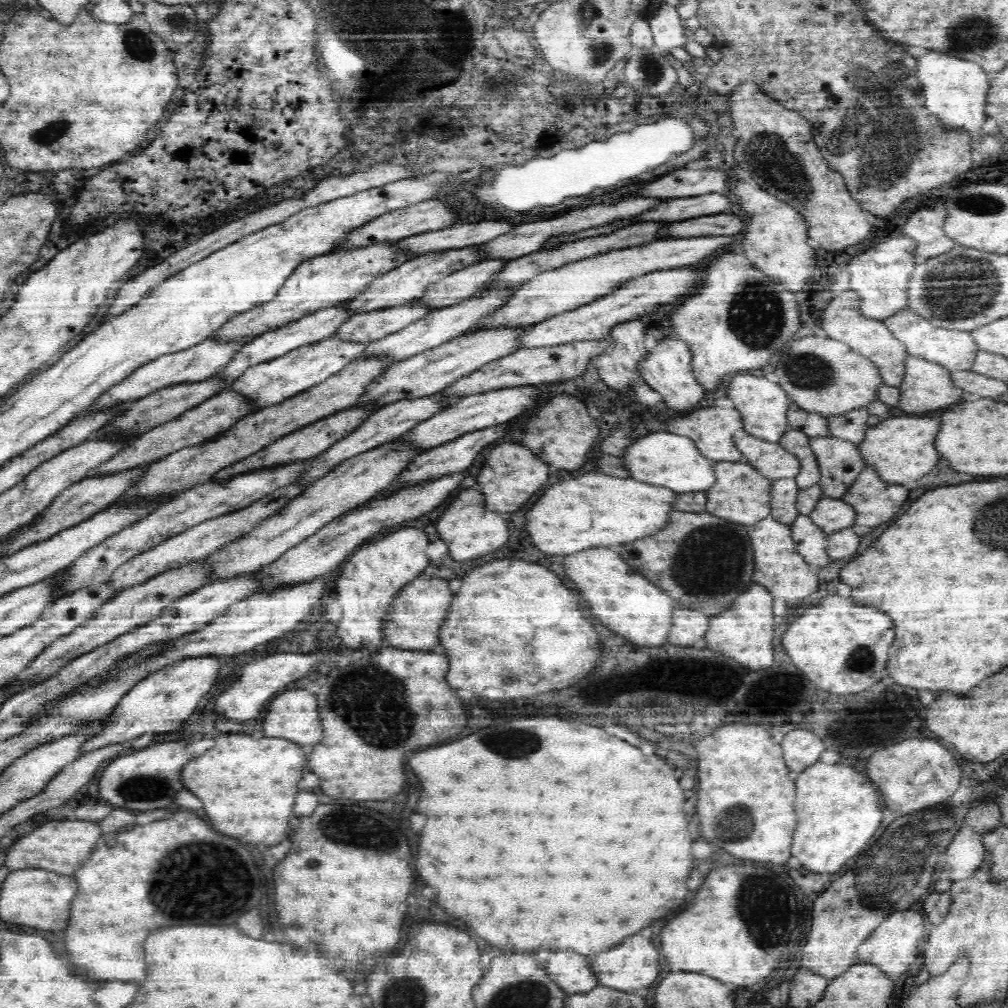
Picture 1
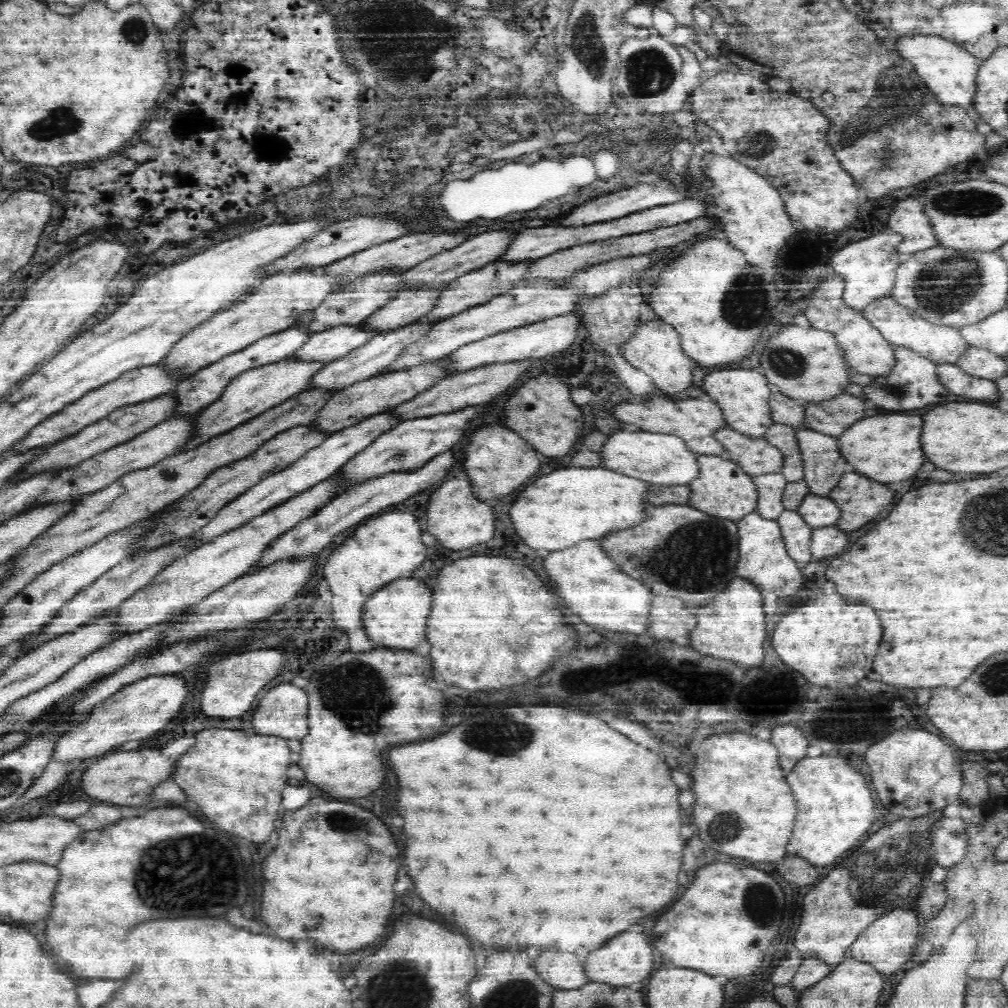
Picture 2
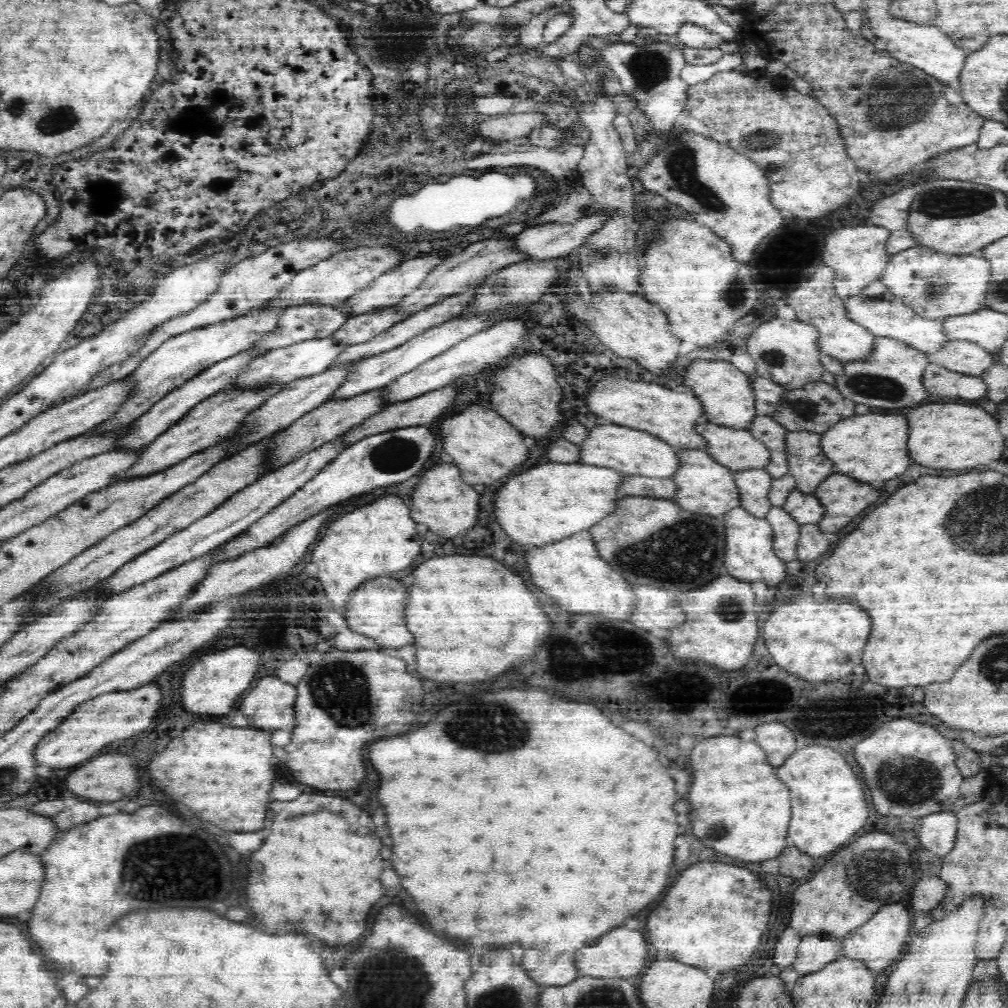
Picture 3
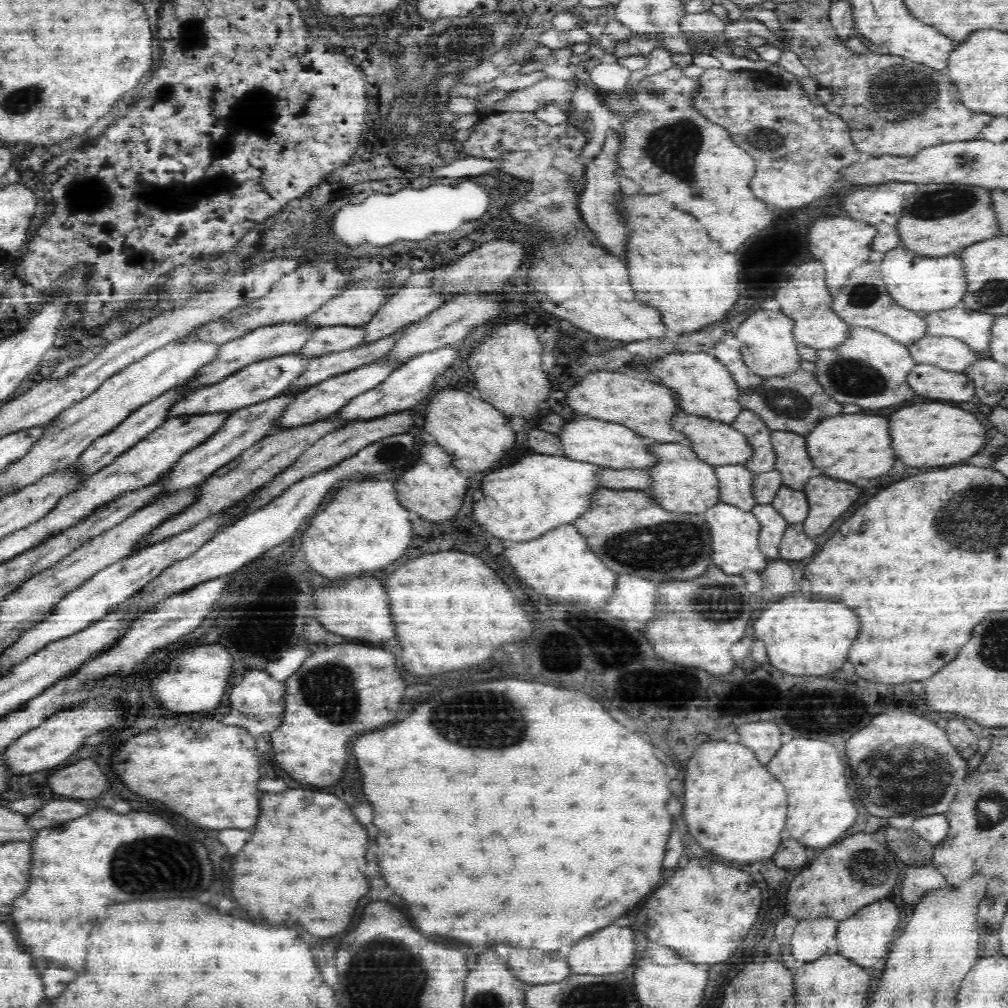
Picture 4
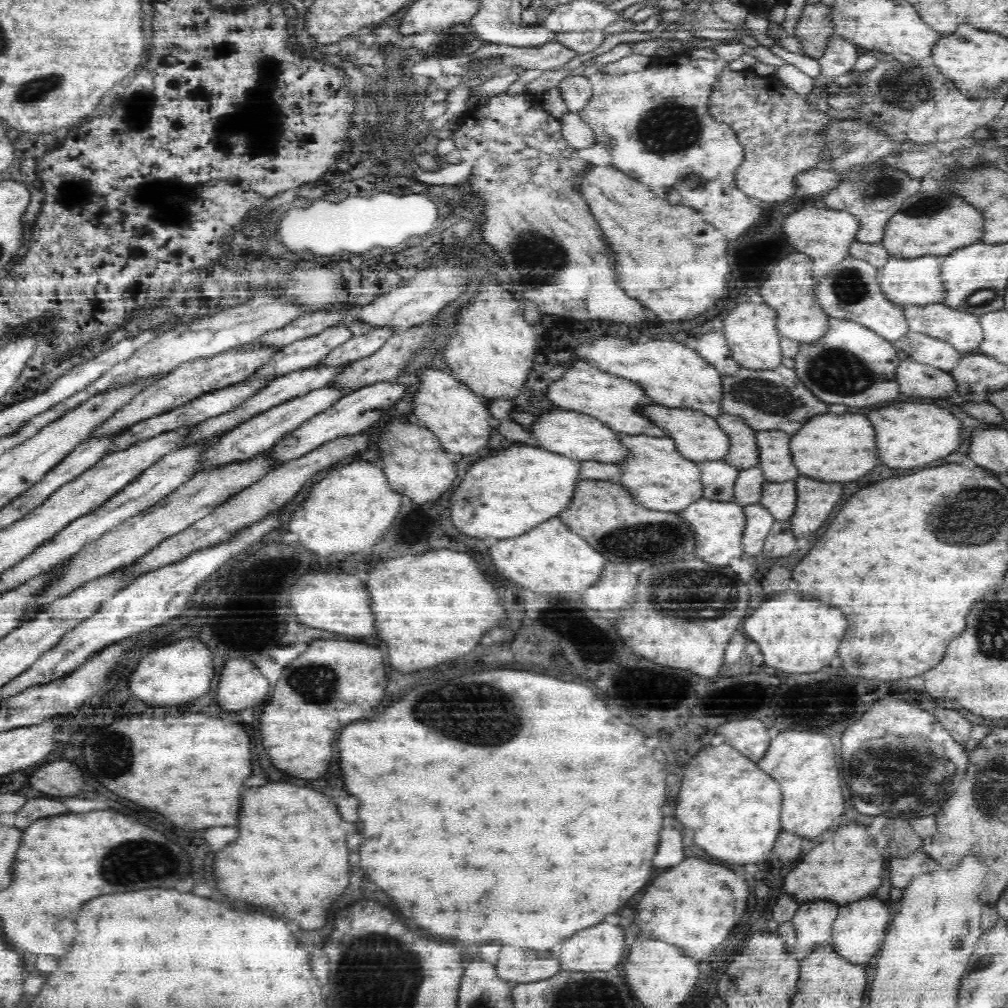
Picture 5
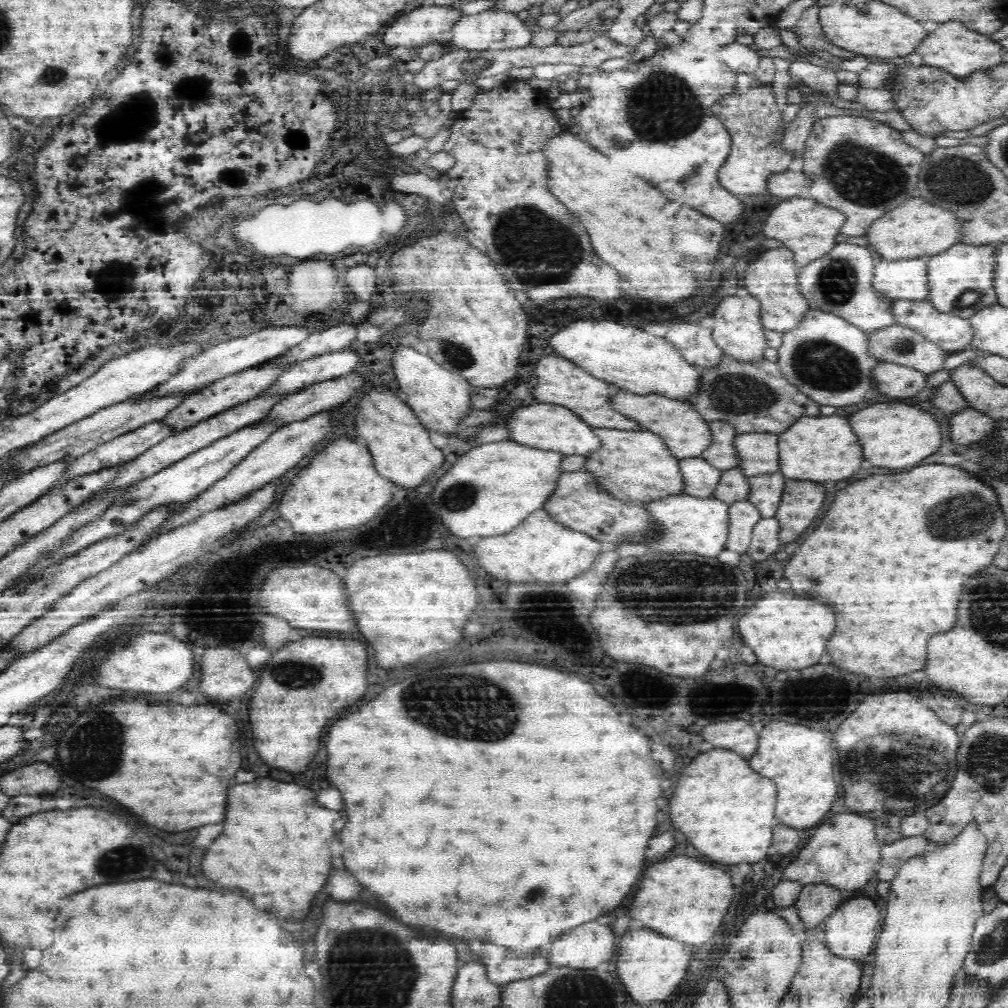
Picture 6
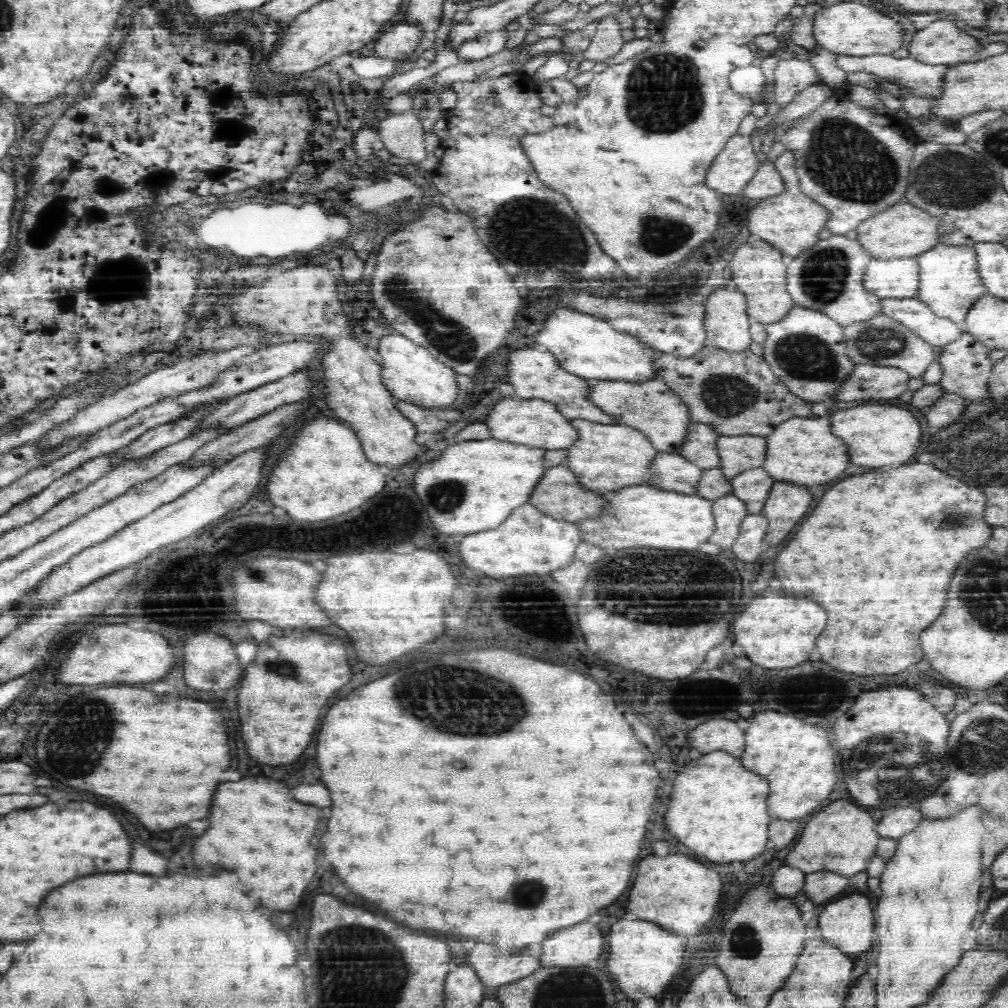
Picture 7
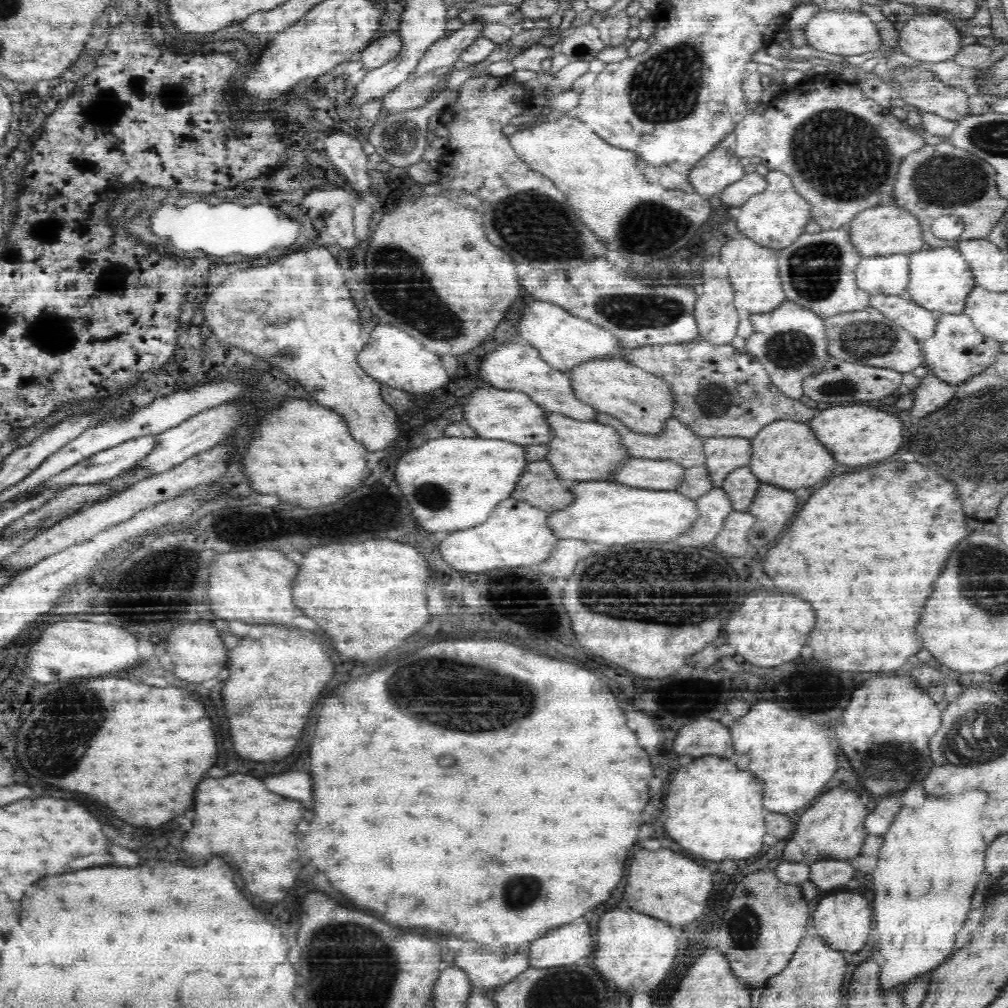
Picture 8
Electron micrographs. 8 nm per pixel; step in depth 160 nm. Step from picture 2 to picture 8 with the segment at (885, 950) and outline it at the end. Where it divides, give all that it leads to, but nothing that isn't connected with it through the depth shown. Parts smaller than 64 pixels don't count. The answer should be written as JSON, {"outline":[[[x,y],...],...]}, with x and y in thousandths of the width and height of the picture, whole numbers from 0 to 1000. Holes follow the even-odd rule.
{"outline":[[[838,884],[830,887],[820,887],[815,890],[811,896],[806,911],[813,931],[821,937],[821,940],[851,944],[859,937],[859,929],[864,924],[865,904],[863,895],[857,889]]]}

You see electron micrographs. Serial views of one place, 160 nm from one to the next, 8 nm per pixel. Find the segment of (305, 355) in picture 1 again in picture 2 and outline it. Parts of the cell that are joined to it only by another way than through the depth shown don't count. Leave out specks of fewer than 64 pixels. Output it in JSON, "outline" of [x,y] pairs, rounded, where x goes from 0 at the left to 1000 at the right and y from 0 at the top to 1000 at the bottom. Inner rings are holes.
{"outline":[[[281,356],[237,371],[225,381],[222,389],[220,389],[218,395],[214,396],[214,399],[207,400],[190,417],[190,433],[183,440],[177,441],[173,449],[194,445],[195,442],[209,438],[210,435],[217,434],[218,431],[233,426],[236,422],[248,418],[249,415],[268,407],[271,403],[276,403],[286,395],[304,388],[310,373],[322,363],[317,359]]]}

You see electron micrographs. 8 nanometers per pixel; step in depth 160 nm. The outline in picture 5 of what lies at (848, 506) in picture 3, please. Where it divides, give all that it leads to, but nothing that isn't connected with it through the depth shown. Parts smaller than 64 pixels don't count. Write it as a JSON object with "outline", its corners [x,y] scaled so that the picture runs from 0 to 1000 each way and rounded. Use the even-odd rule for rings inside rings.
{"outline":[[[796,471],[789,474],[788,484],[790,496],[783,512],[783,524],[789,535],[802,535],[821,514],[835,486],[833,479],[811,477]]]}

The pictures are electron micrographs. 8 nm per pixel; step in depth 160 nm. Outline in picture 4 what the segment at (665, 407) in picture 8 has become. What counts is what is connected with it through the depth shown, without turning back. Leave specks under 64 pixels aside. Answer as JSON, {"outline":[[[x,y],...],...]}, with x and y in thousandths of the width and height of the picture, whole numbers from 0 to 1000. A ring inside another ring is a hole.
{"outline":[[[677,407],[668,412],[668,415],[664,417],[664,421],[672,427],[672,430],[679,432],[684,444],[687,444],[687,448],[690,449],[690,453],[707,463],[737,460],[745,451],[742,438],[734,430],[731,430],[730,426],[726,425],[726,422],[683,411]]]}

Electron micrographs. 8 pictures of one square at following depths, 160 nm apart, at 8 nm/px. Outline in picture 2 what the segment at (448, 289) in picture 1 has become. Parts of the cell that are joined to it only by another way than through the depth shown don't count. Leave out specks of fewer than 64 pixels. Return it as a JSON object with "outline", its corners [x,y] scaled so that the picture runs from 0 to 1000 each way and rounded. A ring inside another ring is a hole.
{"outline":[[[407,287],[397,289],[394,296],[359,319],[358,325],[366,329],[387,329],[411,320],[415,315],[427,311],[435,302],[438,290],[433,287]]]}

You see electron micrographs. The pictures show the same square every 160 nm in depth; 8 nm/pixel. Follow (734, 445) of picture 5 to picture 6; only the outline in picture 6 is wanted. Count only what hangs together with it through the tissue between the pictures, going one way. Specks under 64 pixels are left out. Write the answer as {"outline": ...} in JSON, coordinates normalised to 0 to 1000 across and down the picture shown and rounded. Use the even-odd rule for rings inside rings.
{"outline":[[[716,418],[703,419],[702,427],[702,442],[694,448],[694,454],[713,467],[730,463],[730,453],[726,450],[726,435],[731,430]]]}

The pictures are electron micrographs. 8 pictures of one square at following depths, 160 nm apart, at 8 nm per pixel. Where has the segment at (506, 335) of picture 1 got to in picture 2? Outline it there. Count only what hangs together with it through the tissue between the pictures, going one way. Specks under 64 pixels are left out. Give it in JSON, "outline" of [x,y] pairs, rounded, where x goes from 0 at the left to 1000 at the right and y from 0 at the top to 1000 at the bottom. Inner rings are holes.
{"outline":[[[421,359],[420,362],[413,363],[412,366],[376,371],[373,374],[352,379],[331,390],[307,419],[307,425],[318,429],[318,431],[321,431],[321,434],[326,434],[329,430],[335,430],[345,424],[355,422],[356,419],[372,411],[387,408],[395,401],[411,395],[418,388],[425,387],[426,384],[433,381],[438,375],[445,373],[443,367],[436,366],[437,362],[435,362],[435,359]]]}

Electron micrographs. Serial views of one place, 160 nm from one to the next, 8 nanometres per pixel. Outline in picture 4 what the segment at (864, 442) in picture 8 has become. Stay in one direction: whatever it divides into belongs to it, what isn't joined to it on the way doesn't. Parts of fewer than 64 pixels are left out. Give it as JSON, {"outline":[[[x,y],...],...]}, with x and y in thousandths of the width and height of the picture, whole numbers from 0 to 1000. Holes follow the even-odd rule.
{"outline":[[[915,399],[899,403],[883,413],[885,442],[889,452],[901,462],[919,462],[929,464],[935,460],[948,460],[972,448],[978,440],[978,423],[952,404],[942,400]],[[927,438],[927,444],[925,444]],[[942,440],[942,442],[940,442]],[[935,444],[952,444],[952,446],[935,446]]]}

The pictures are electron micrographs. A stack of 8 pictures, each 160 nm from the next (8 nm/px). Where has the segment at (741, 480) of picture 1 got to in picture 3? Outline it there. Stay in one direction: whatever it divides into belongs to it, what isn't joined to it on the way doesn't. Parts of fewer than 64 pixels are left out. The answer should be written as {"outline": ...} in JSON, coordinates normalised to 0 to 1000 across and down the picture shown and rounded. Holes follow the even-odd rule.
{"outline":[[[673,446],[671,452],[674,461],[666,474],[671,477],[673,483],[671,492],[667,494],[673,502],[688,509],[711,514],[727,503],[734,503],[730,480],[727,480],[727,468],[722,463],[706,456],[700,446]]]}

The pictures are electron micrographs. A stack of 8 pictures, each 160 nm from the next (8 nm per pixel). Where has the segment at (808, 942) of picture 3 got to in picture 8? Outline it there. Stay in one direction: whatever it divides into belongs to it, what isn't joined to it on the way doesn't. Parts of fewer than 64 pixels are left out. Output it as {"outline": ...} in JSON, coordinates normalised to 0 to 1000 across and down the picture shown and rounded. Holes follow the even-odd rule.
{"outline":[[[818,850],[808,853],[804,861],[803,873],[808,875],[814,885],[839,878],[842,873],[848,871],[850,864],[848,854],[840,851]]]}

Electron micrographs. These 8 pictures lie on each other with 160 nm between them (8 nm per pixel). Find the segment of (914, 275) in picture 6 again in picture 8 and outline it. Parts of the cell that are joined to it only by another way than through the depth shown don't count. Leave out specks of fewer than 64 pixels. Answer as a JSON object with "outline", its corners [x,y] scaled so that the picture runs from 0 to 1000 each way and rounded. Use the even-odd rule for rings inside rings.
{"outline":[[[899,251],[854,254],[853,260],[849,262],[849,268],[847,268],[847,278],[851,286],[859,289],[862,294],[865,292],[897,293],[897,286],[901,284],[901,266],[901,253]]]}

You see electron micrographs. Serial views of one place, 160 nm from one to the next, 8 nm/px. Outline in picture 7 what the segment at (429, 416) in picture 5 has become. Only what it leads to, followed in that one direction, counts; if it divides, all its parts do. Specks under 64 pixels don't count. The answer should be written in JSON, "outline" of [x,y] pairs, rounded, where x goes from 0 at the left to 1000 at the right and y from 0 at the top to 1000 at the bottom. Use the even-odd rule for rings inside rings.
{"outline":[[[390,329],[376,333],[375,351],[377,378],[391,397],[401,397],[418,404],[446,405],[453,395],[451,367],[440,362],[420,344],[409,339],[400,331]]]}

